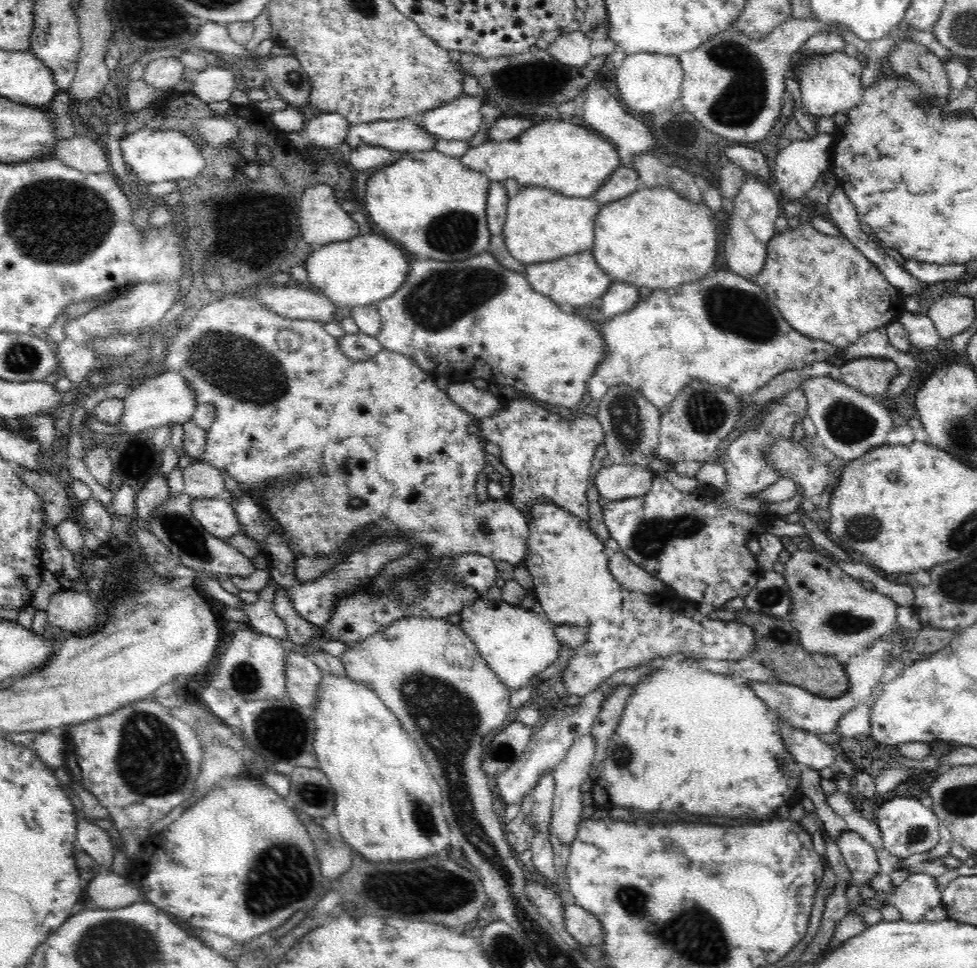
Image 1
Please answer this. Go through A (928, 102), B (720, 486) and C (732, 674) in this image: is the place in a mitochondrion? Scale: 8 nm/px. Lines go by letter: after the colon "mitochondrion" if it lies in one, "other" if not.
A: other
B: other
C: other

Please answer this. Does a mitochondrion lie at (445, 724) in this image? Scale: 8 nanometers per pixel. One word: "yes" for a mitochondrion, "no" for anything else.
yes

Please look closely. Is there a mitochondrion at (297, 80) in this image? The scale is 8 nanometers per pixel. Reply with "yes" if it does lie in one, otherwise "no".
yes

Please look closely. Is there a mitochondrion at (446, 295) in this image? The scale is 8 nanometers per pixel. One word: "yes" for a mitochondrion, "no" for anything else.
yes

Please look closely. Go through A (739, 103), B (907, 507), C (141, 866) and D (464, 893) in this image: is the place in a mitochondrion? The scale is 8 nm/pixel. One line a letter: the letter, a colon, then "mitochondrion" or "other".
A: mitochondrion
B: other
C: other
D: mitochondrion

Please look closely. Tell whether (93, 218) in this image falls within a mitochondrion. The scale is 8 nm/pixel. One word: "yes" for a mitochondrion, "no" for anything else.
yes

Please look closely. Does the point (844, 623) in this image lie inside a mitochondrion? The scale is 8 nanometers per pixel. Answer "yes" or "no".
yes

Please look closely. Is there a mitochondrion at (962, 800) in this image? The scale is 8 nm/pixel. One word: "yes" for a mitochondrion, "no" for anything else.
yes

